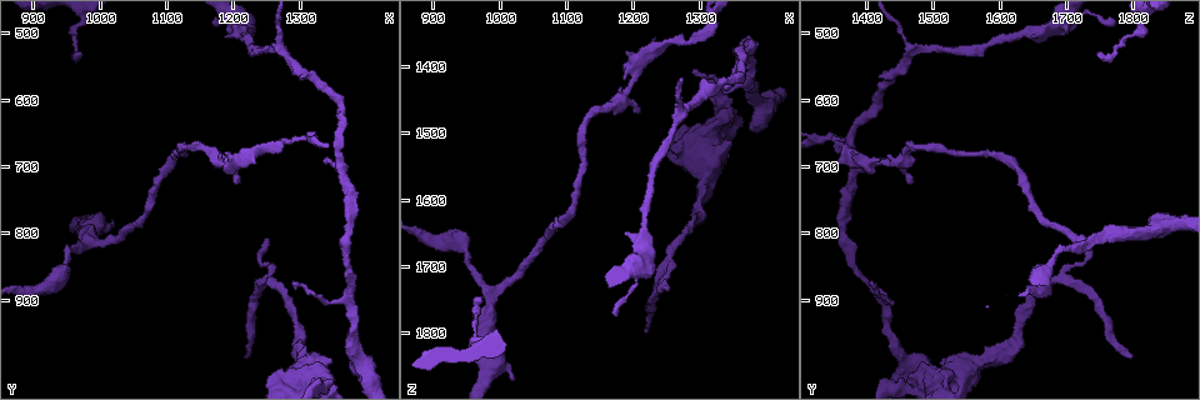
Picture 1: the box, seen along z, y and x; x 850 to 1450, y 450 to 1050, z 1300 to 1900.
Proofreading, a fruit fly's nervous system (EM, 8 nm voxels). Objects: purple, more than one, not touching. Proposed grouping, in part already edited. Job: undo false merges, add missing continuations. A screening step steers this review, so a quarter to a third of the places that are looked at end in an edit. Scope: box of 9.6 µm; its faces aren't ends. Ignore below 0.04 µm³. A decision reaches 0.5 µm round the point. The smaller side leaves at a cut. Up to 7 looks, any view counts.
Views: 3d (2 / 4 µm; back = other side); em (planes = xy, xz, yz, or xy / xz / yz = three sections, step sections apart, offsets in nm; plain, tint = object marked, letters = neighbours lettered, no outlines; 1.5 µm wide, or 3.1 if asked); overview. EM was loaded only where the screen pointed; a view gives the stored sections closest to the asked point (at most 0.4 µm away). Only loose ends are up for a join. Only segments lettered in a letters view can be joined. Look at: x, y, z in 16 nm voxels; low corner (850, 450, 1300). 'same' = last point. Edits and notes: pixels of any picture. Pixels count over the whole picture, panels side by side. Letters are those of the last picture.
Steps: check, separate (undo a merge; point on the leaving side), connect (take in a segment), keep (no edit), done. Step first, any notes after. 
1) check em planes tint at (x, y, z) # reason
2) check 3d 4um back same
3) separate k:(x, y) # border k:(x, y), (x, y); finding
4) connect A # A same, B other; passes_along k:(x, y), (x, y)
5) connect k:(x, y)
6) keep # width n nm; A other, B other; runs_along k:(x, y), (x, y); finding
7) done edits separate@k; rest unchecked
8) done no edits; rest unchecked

check em yz step 4 tint at (1220, 985, 1800) # branch stops here

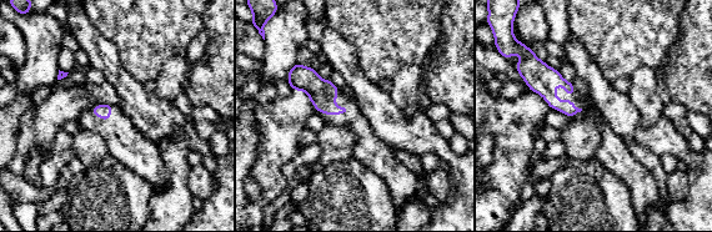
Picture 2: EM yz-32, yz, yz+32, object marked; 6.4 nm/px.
check em planes letters same # cut it another way

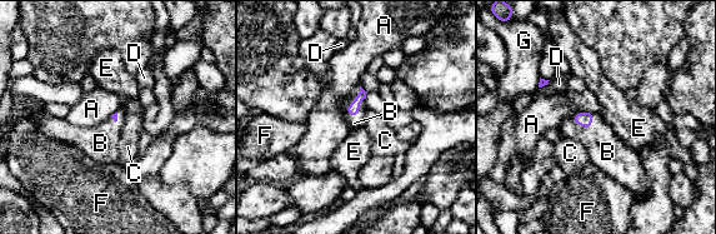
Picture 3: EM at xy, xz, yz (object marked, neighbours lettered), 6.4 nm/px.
connect 3:(354, 123) # longest_contact B 220 nm; A other, B same, C other, D other, E other, F other, G other; passes_along 3:(353, 109), (349, 105), (354, 123); it goes on there

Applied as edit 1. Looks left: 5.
check 3d 2um at (1310, 660, 1340) # thin neck

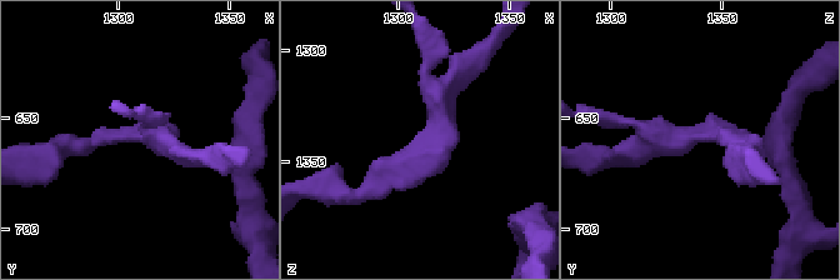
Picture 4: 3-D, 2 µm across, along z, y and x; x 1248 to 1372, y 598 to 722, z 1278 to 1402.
check em planes letters at (1311, 658, 1344) # arm_widths 170, 190 nm; need the tissue

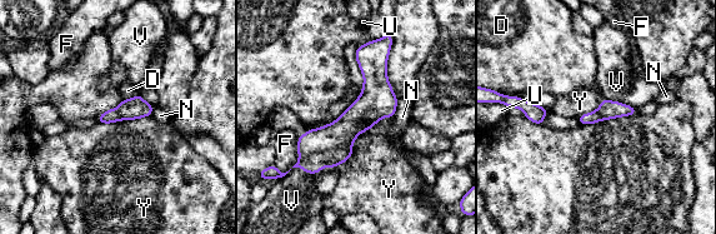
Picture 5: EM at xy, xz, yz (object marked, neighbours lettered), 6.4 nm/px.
keep # width 120 nm; D other, F other, N other, U other, V other, Y other; one neuron here

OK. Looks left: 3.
done edits connect@3; rest unchecked

